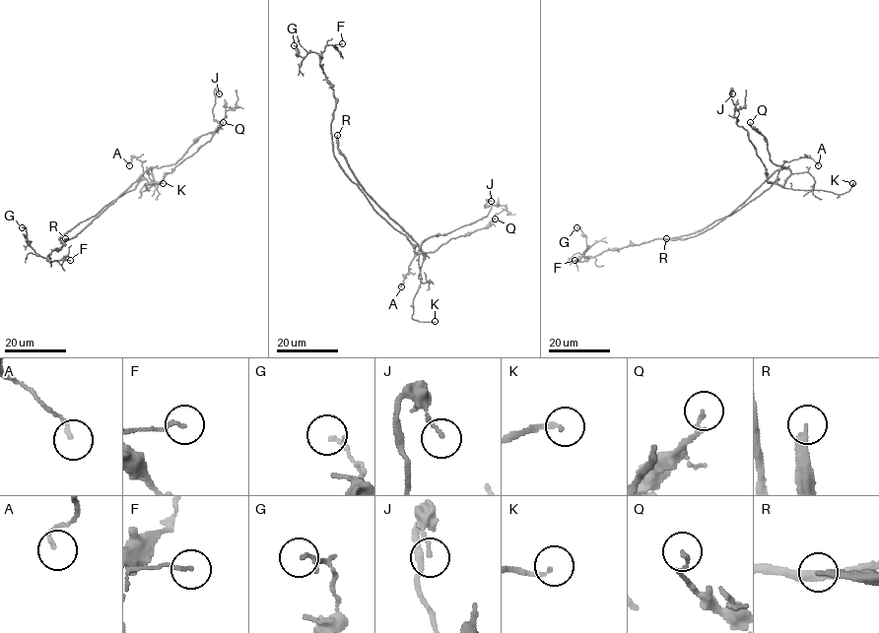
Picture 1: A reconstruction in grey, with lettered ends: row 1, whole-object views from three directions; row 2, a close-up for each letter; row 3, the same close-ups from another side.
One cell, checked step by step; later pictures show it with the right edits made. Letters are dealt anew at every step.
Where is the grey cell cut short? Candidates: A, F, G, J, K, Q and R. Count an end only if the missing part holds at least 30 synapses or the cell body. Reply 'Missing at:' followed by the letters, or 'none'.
Missing at: K, Q, R

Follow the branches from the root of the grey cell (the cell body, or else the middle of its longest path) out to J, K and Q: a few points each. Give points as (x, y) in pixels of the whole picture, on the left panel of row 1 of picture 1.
J: (113, 200), (132, 190), (141, 179), (159, 182), (211, 138), (219, 125), (212, 111), (215, 90), (219, 94)
K: (113, 200), (132, 190), (141, 179), (147, 180), (149, 190), (141, 194), (145, 184), (163, 183)
Q: (113, 200), (141, 179), (149, 187), (152, 168), (174, 164), (200, 136), (214, 133), (223, 122)

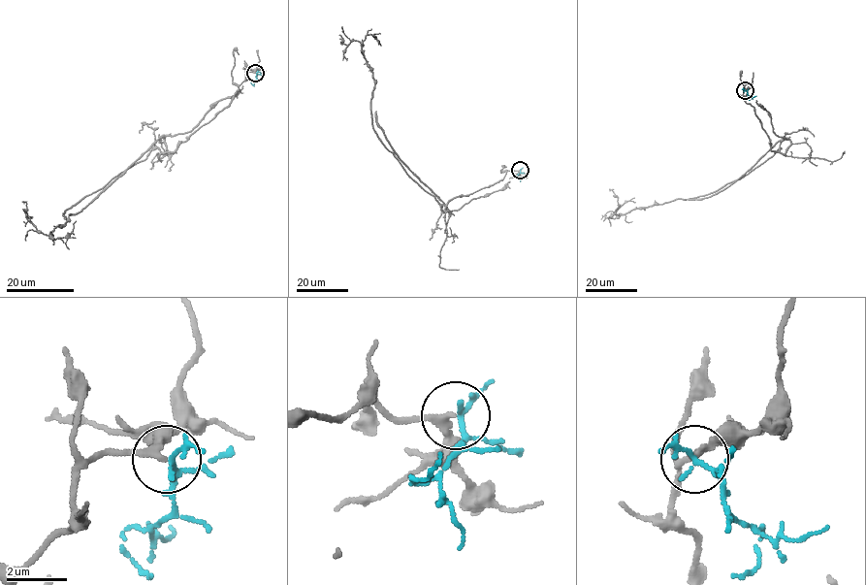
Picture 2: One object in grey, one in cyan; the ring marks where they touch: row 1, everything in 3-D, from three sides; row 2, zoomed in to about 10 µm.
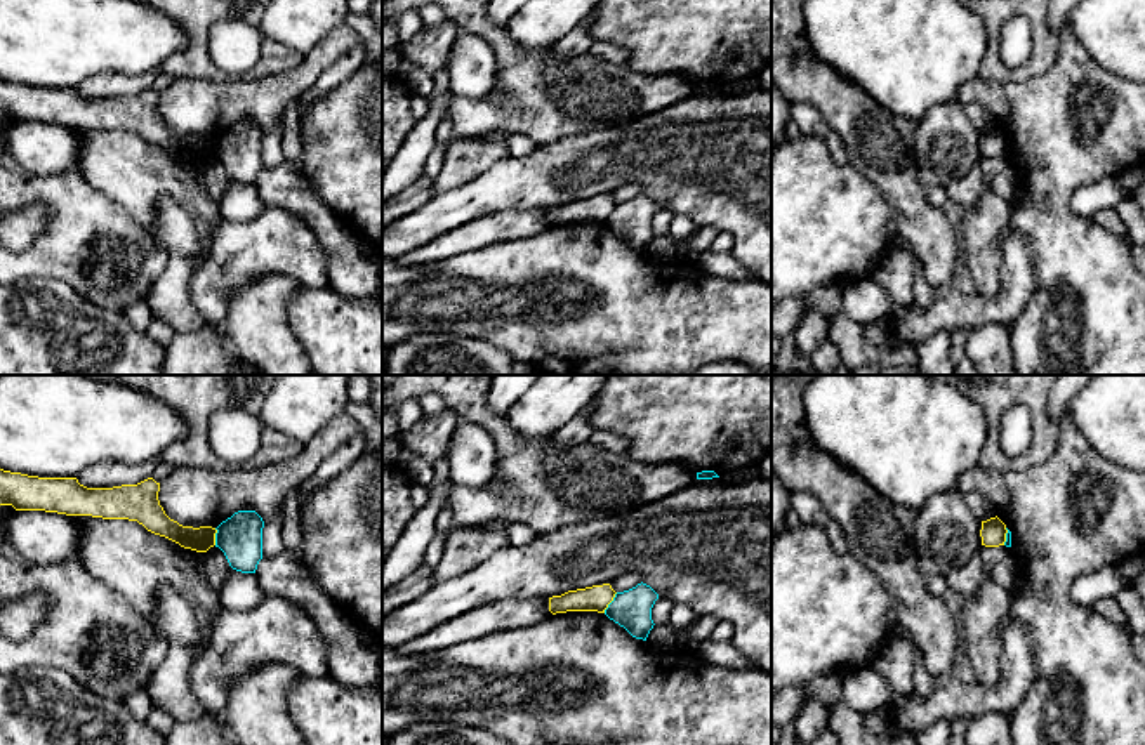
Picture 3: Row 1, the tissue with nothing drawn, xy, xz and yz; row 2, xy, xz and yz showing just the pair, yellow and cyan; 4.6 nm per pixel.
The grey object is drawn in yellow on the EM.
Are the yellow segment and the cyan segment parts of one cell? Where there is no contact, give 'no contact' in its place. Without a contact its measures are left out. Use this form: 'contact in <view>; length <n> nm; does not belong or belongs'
contact in xz; length 120 nm; does not belong

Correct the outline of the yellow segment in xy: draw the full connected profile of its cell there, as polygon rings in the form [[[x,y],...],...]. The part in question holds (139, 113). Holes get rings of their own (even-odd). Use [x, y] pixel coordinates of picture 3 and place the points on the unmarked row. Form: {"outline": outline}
{"outline": [[[0,80],[0,116],[16,122],[45,122],[66,127],[137,132],[148,142],[184,160],[207,163],[215,156],[212,137],[182,137],[170,130],[158,111],[160,94],[87,99],[76,89],[38,89]]]}

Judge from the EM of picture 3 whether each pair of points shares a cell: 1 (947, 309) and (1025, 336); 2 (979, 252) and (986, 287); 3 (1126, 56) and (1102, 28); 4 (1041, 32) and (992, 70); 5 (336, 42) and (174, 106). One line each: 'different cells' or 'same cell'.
1: different cells
2: same cell
3: same cell
4: same cell
5: same cell

